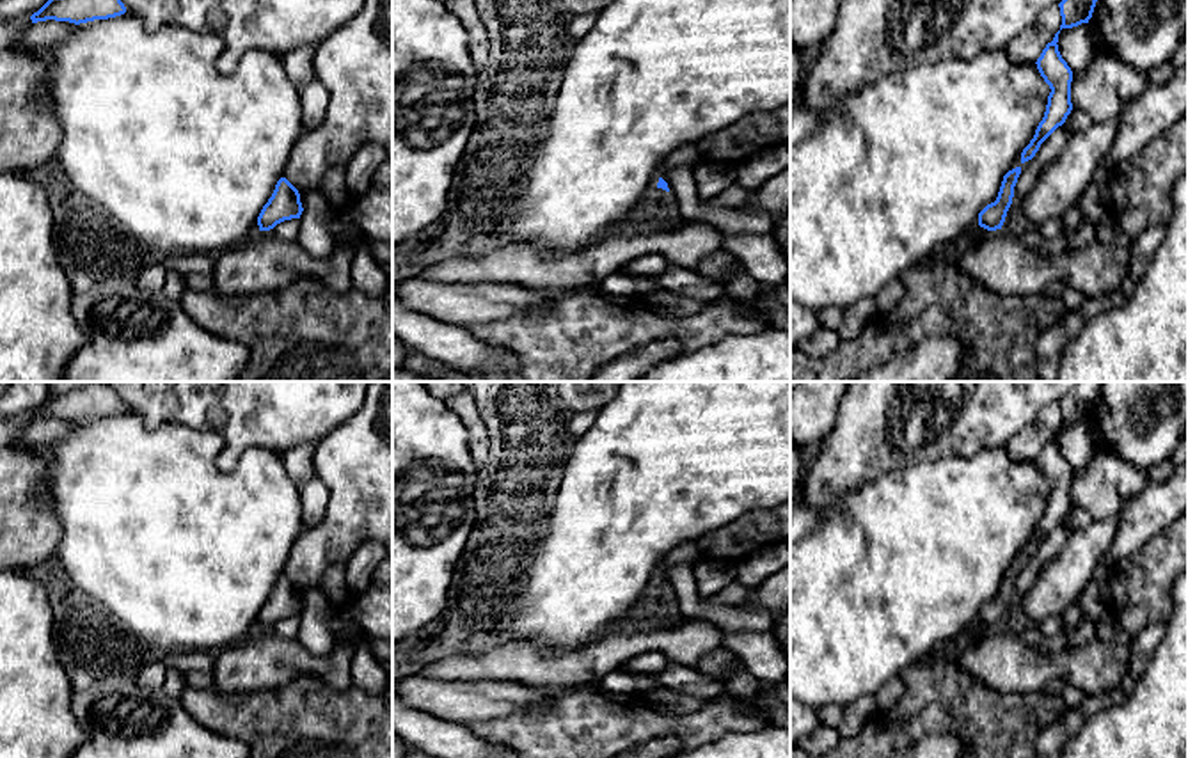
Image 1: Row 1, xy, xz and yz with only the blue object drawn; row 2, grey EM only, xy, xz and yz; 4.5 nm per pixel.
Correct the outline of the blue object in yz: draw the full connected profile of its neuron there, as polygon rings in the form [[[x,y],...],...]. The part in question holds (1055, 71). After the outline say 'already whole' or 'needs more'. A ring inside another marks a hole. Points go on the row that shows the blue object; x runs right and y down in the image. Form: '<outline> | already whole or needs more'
[[[1058,34],[1053,41],[1046,44],[1041,57],[1037,59],[1037,69],[1044,82],[1049,85],[1051,92],[1048,96],[1048,105],[1042,121],[1039,122],[1034,138],[1021,153],[1021,163],[1032,160],[1039,151],[1041,144],[1065,122],[1073,110],[1071,103],[1071,82],[1073,71],[1058,51]]] | already whole

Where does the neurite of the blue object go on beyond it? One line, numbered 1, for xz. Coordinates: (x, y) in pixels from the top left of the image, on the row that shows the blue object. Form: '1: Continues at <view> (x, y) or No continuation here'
1: No continuation here

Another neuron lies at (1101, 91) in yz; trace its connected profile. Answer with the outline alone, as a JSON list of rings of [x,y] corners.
[[[1101,51],[1083,75],[1073,73],[1071,103],[1085,110],[1094,124],[1103,124],[1149,83],[1145,73]]]

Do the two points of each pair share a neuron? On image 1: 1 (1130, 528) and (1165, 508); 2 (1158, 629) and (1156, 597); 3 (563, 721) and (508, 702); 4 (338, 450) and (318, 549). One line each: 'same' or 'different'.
1: same
2: different
3: different
4: same

